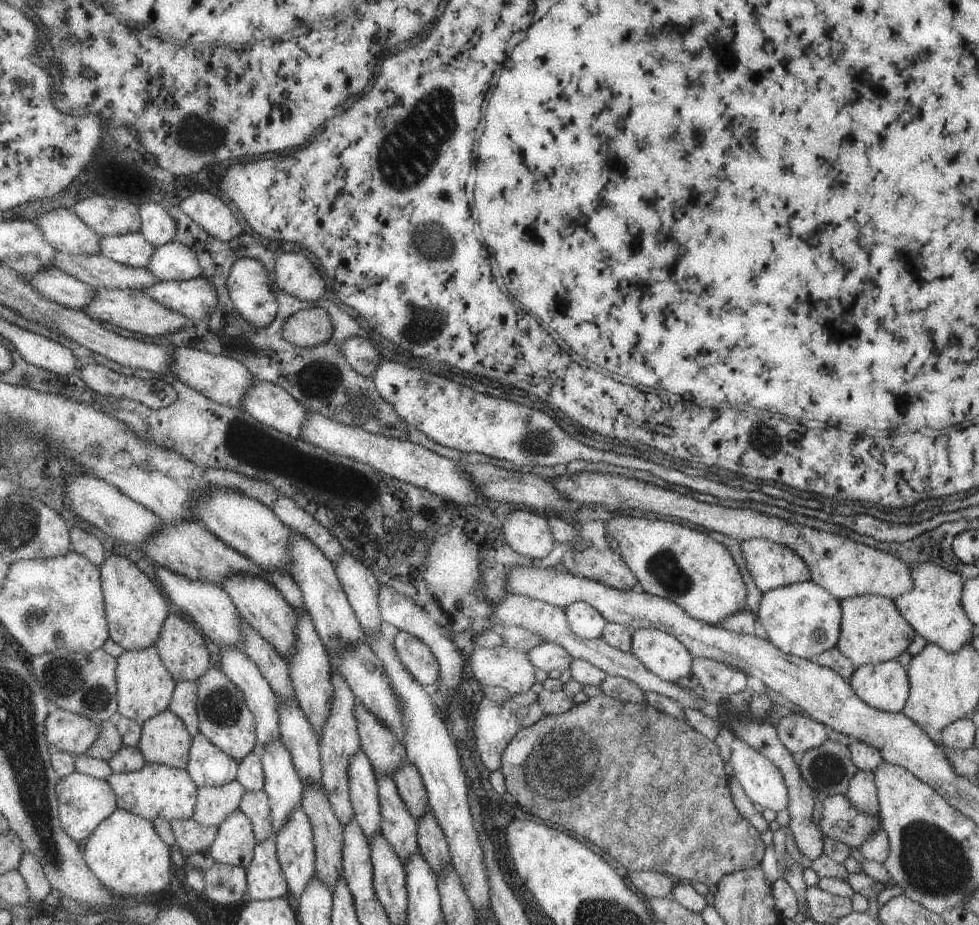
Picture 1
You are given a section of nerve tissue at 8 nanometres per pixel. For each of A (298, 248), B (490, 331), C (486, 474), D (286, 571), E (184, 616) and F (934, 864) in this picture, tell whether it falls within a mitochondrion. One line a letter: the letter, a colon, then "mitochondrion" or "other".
A: other
B: other
C: other
D: other
E: other
F: mitochondrion

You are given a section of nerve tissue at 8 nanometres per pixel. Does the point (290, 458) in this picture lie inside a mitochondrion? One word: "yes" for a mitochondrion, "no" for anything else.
yes

